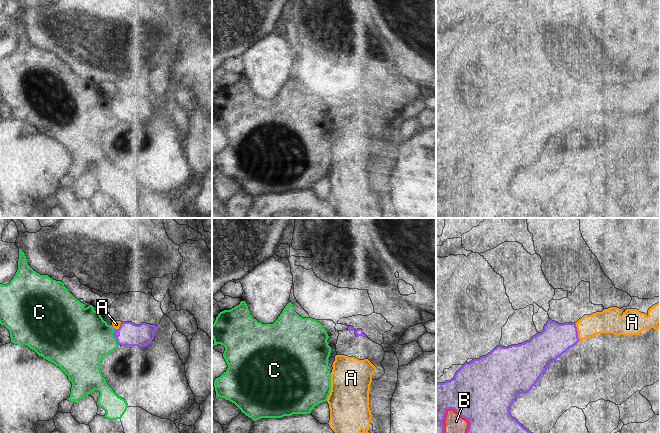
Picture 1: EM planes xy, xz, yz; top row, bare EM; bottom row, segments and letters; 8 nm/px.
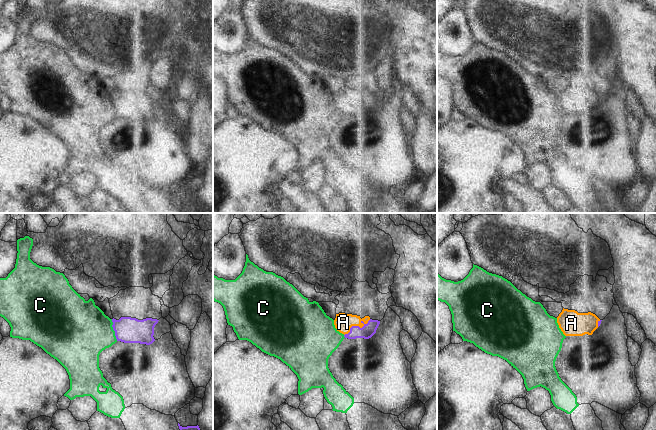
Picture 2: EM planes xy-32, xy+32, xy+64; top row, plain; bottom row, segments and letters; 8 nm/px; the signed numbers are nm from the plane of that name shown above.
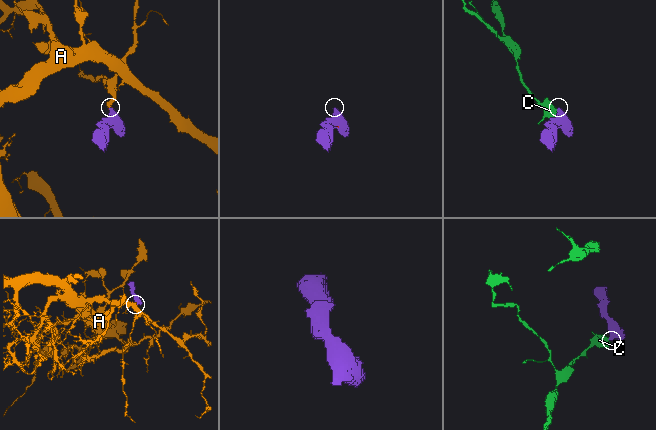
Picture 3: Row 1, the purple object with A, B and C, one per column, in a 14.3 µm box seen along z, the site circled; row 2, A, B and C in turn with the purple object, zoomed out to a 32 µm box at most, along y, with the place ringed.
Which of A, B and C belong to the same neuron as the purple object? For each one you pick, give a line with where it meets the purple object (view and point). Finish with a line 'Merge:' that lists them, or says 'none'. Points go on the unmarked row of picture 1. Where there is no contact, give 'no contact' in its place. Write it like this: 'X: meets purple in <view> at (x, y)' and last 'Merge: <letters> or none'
A: meets purple in yz at (577, 107)
B: meets purple in yz at (441, 198)
Merge: A, B

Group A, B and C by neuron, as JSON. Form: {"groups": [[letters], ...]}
{"groups": [["A", "B"], ["C"]]}

